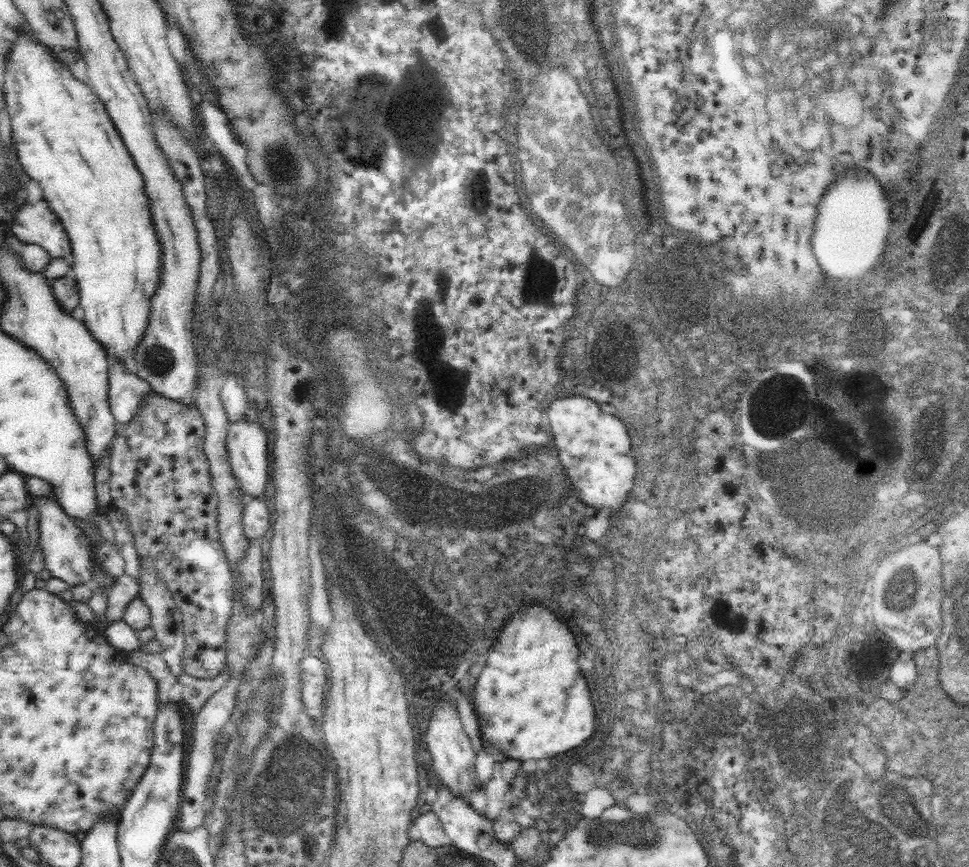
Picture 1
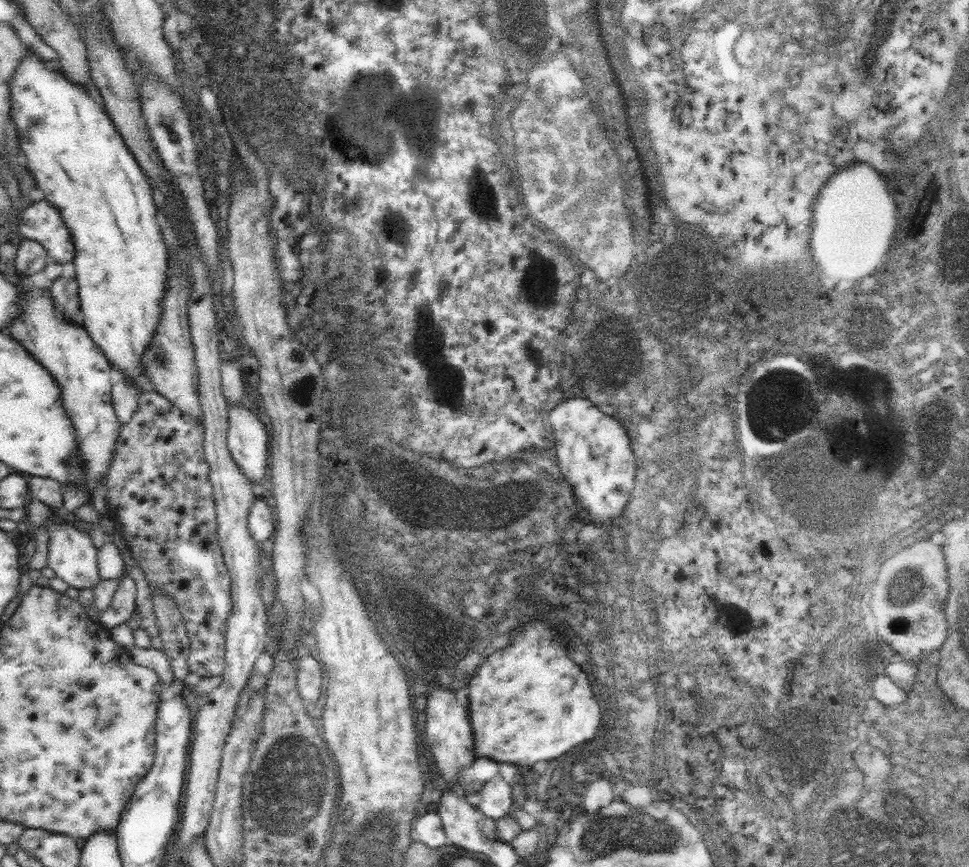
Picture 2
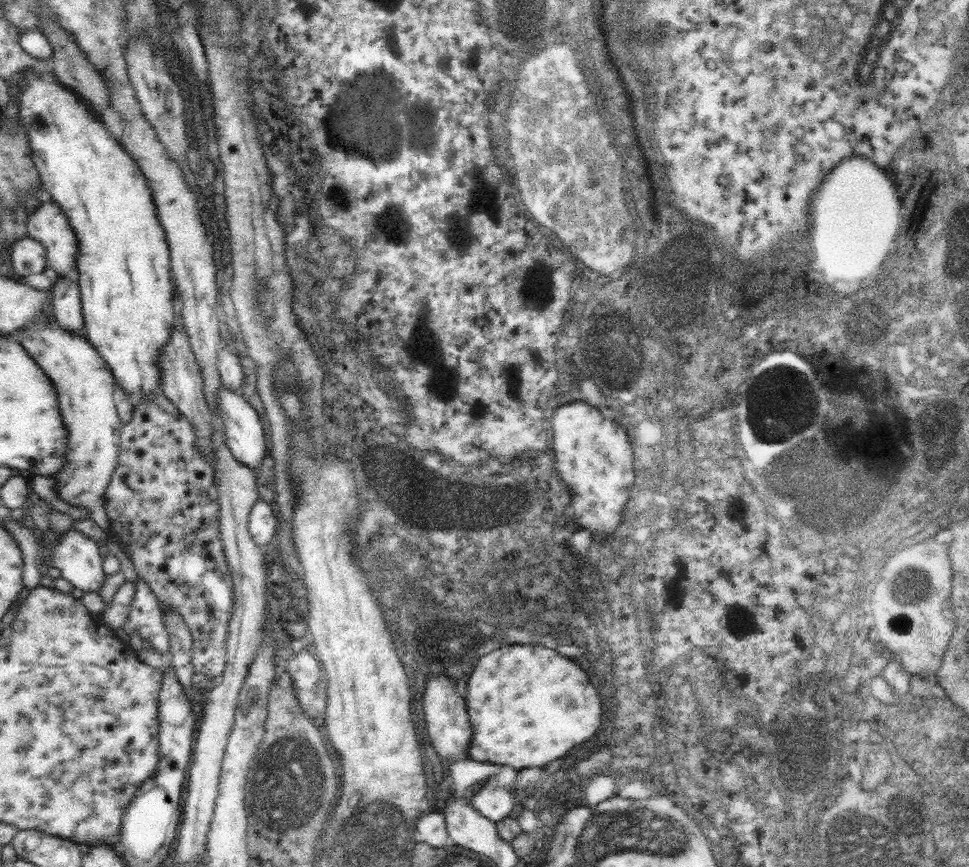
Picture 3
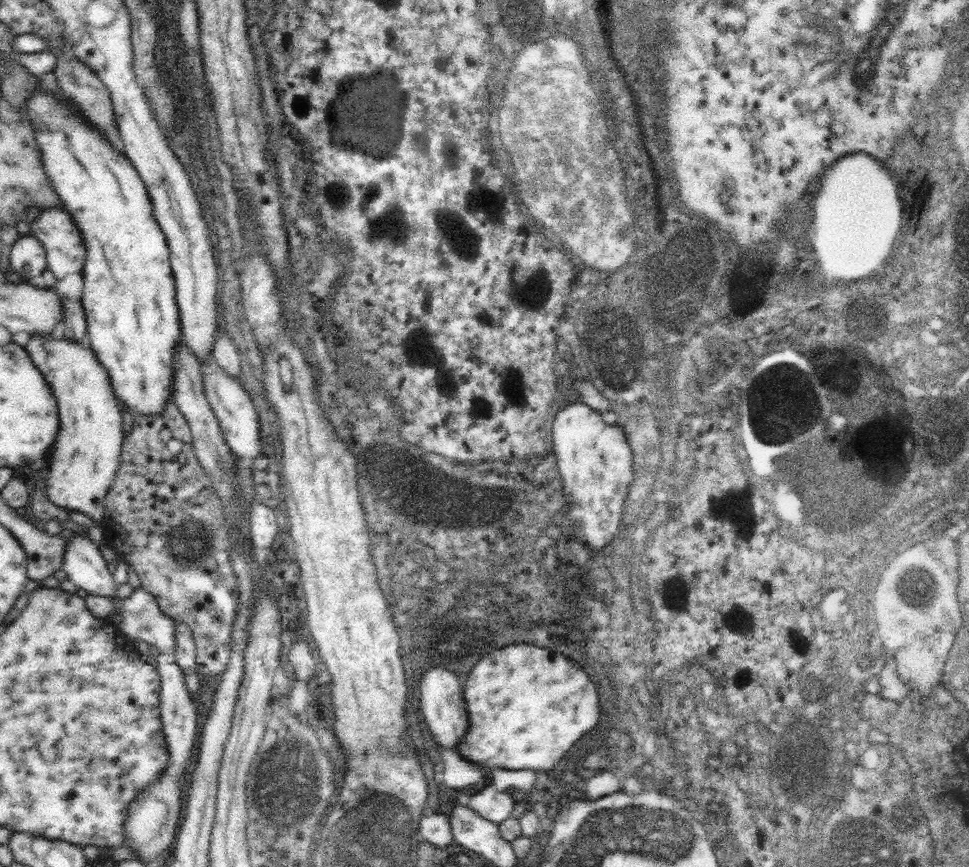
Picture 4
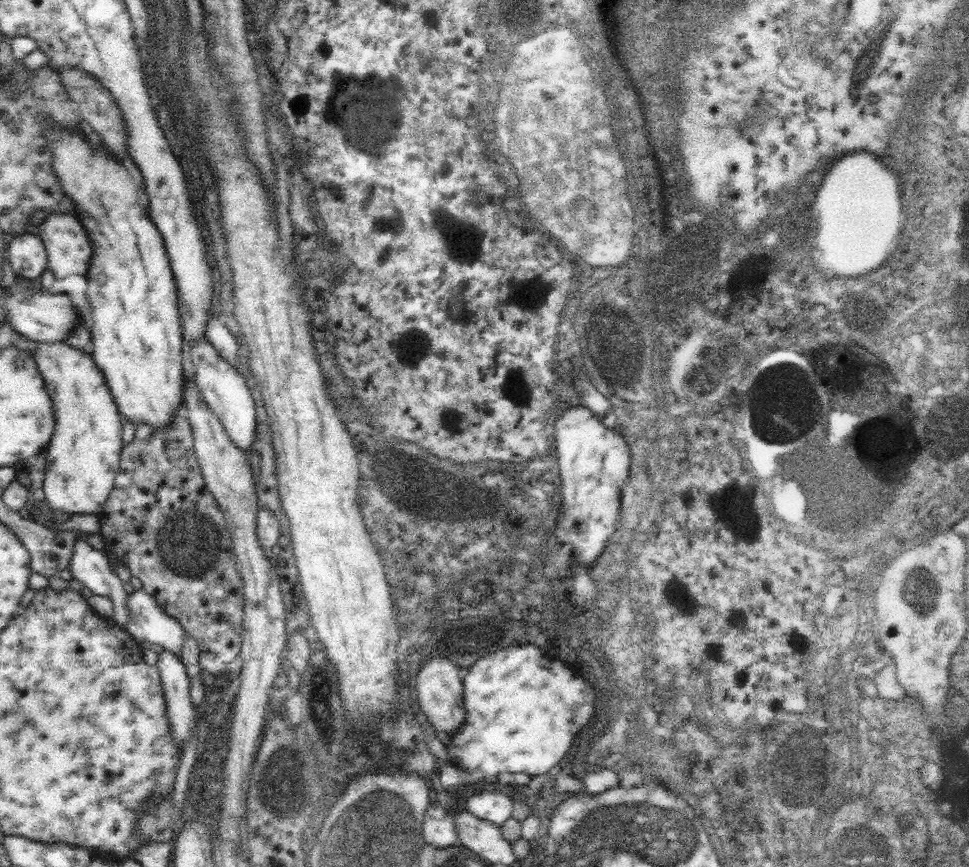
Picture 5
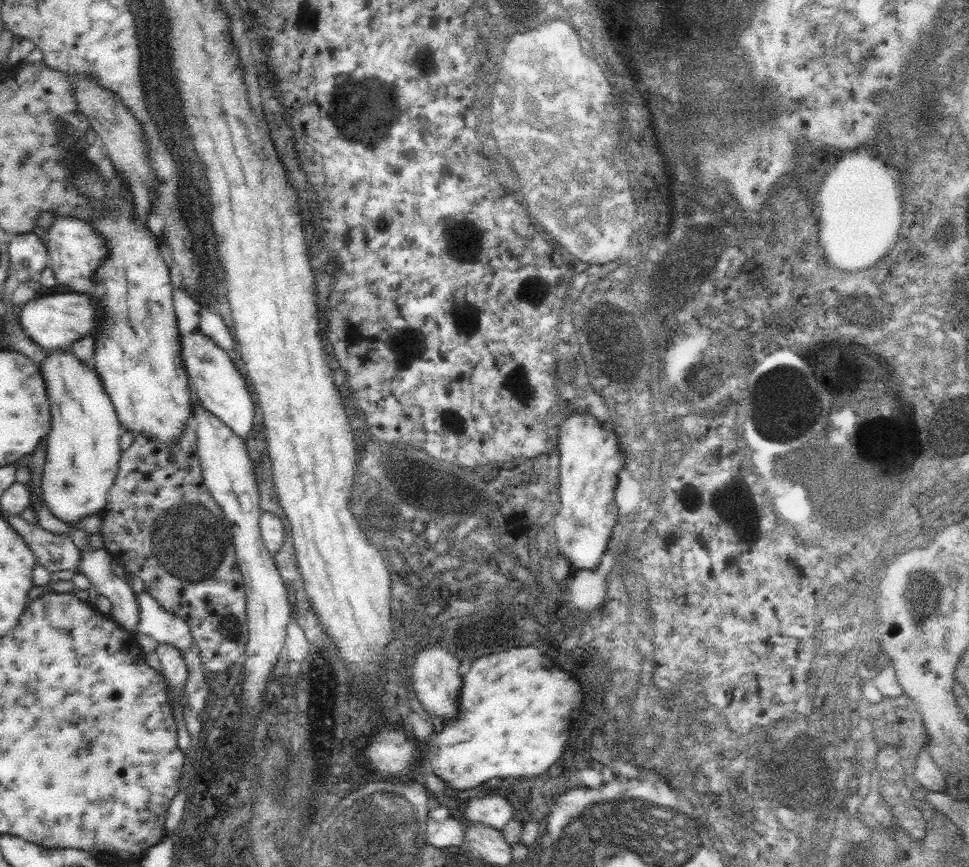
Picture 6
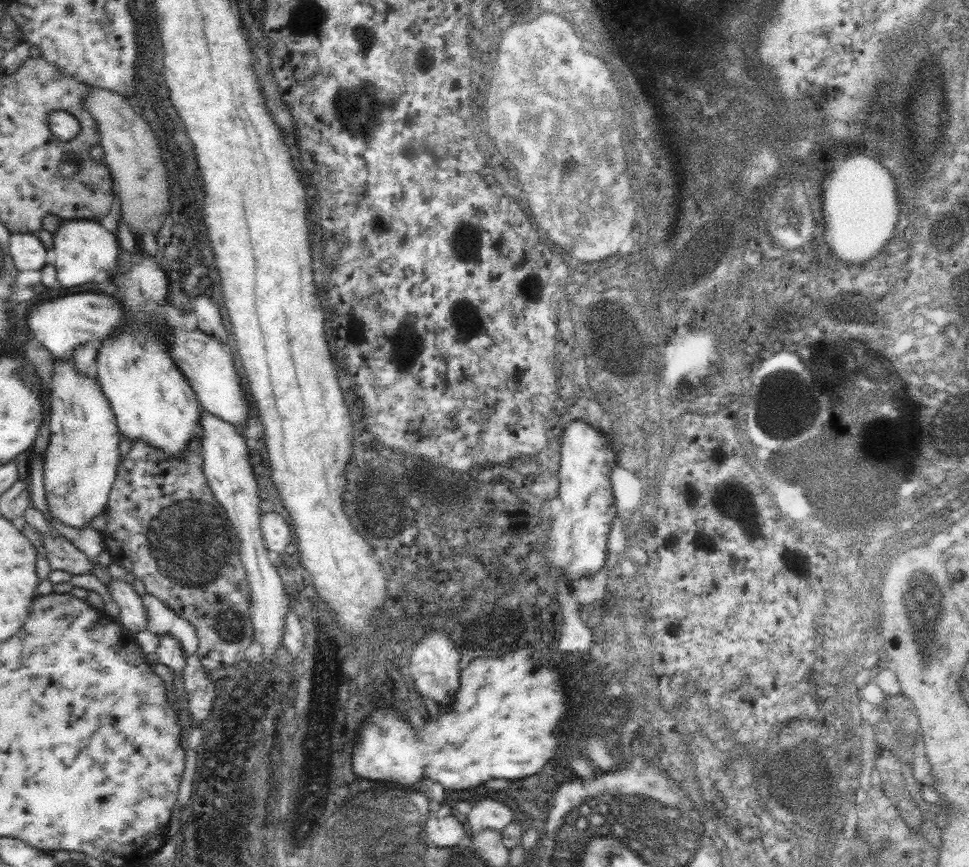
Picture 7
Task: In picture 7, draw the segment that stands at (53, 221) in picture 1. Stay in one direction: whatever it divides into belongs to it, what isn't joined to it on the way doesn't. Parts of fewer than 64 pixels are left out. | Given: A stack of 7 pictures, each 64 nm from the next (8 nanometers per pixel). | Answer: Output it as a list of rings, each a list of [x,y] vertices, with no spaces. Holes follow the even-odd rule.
[[[88,219],[62,220],[60,228],[53,234],[53,248],[50,253],[51,260],[56,267],[57,282],[64,288],[74,288],[82,286],[88,282],[100,282],[118,268],[118,237],[106,230],[99,221],[89,221]]]

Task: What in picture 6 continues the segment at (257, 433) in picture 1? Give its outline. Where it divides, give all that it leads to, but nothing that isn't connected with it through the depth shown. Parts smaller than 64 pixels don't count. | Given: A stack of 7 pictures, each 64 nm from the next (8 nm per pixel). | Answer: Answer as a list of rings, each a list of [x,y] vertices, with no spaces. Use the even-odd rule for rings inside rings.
[[[200,330],[190,332],[188,336],[180,335],[179,346],[184,371],[188,380],[192,382],[191,396],[195,396],[207,412],[222,420],[246,442],[253,426],[254,404],[240,365],[237,365],[228,352],[220,348],[210,336],[204,335]]]

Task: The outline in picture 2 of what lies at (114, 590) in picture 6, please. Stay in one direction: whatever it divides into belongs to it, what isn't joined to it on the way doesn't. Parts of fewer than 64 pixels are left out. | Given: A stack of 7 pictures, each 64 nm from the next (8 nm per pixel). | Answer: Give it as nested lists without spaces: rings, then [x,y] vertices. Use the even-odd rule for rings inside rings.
[[[49,518],[45,524],[49,533],[49,544],[47,553],[47,566],[52,568],[57,577],[65,580],[70,587],[94,588],[101,580],[98,554],[92,538],[86,531],[78,530],[72,522],[64,523],[61,520]]]

